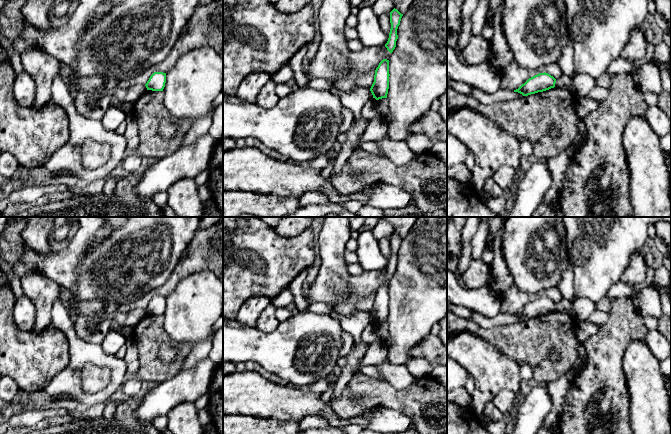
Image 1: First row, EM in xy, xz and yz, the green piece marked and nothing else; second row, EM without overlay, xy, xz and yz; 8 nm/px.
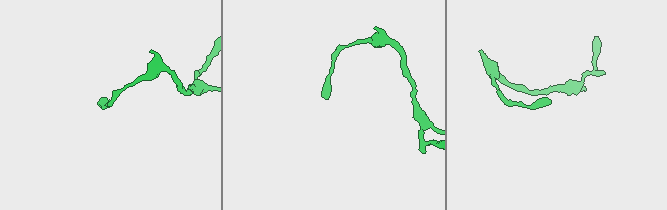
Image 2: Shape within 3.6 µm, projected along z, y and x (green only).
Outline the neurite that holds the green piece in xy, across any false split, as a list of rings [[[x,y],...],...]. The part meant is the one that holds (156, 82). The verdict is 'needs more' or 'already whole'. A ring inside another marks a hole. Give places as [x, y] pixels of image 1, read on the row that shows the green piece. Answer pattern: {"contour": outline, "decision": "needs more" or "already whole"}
{"contour": [[[154,72],[147,83],[145,84],[147,90],[163,91],[166,83],[166,73]]], "decision": "already whole"}

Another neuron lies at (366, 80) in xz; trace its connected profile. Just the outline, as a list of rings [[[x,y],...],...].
[[[375,70],[368,73],[357,74],[353,80],[357,86],[370,89],[374,82],[374,75]]]

